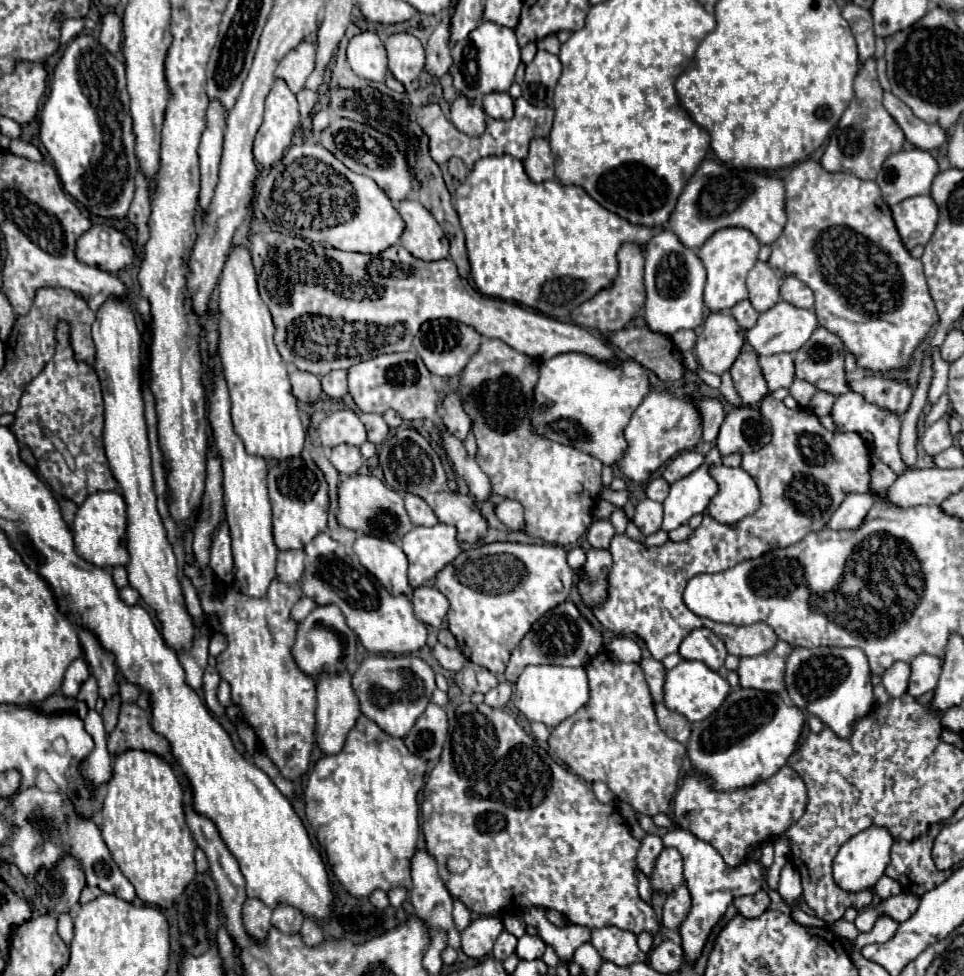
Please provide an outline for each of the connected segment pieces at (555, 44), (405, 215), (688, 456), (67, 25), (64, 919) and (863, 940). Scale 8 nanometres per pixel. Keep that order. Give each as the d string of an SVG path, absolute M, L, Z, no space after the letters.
M554 34L546 36L544 40L538 40L538 50L546 50L550 54L558 54L560 52L560 42L558 42L558 38Z
M400 200L396 204L396 210L406 224L400 242L412 256L428 262L448 256L448 240L440 224L418 200Z
M682 452L682 454L678 454L668 466L666 466L666 470L664 470L664 480L666 482L676 482L676 480L680 480L680 478L684 478L684 476L688 476L690 472L694 472L700 464L704 462L704 456L702 454L698 454L698 452Z
M89 18L68 19L62 23L60 28L60 45L66 45L75 36L84 30L93 30L96 23Z
M60 914L58 916L58 934L64 940L64 944L70 944L74 934L72 934L72 914Z
M882 914L876 920L876 924L872 926L872 930L866 934L860 934L854 942L856 942L856 946L866 946L866 944L874 944L874 942L888 942L894 936L896 928L898 928L898 922L892 920L890 916Z

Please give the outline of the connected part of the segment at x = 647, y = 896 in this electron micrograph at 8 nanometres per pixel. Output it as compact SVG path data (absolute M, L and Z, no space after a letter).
M636 869L635 875L638 878L638 892L640 897L650 904L653 895L650 880L639 869Z

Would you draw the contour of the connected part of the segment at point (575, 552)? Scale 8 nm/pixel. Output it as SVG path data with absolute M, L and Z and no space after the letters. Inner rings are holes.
M572 548L572 550L568 550L566 560L568 560L568 566L570 566L574 572L578 572L578 570L582 570L582 566L584 566L584 562L586 562L586 554L584 554L582 548Z

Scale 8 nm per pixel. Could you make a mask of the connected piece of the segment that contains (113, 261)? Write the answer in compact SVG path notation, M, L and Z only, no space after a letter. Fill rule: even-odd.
M94 224L86 234L82 234L76 248L82 262L106 272L124 270L134 260L132 240L110 224Z

